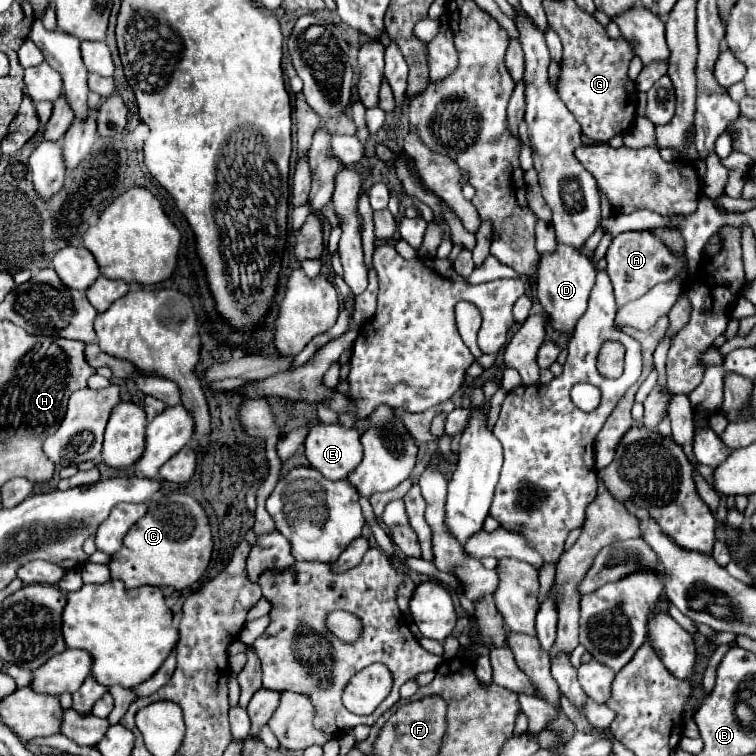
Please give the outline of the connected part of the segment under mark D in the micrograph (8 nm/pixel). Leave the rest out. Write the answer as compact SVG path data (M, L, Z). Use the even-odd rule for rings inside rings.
M558 244L556 252L542 254L538 266L538 302L550 316L550 326L558 332L572 334L576 322L586 312L590 290L594 288L596 270L582 250L572 250L570 246Z

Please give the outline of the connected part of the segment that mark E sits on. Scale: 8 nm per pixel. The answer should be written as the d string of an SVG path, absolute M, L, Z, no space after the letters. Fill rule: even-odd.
M318 424L308 432L306 458L328 480L344 480L362 460L360 432L338 424Z

